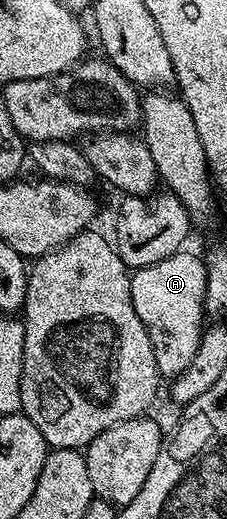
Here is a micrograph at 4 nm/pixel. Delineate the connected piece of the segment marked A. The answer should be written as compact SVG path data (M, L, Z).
M182 251L151 267L136 270L129 282L135 315L139 315L139 319L143 319L143 327L147 327L157 369L162 378L180 377L191 359L195 359L195 351L199 351L201 334L207 324L207 271L204 260L198 254L196 257L193 253Z

